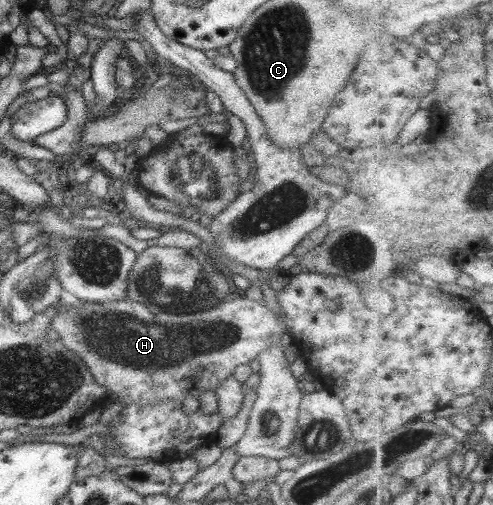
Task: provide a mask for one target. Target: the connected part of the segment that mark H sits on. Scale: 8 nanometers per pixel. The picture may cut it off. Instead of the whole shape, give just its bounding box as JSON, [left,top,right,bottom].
[50,297,287,407]

